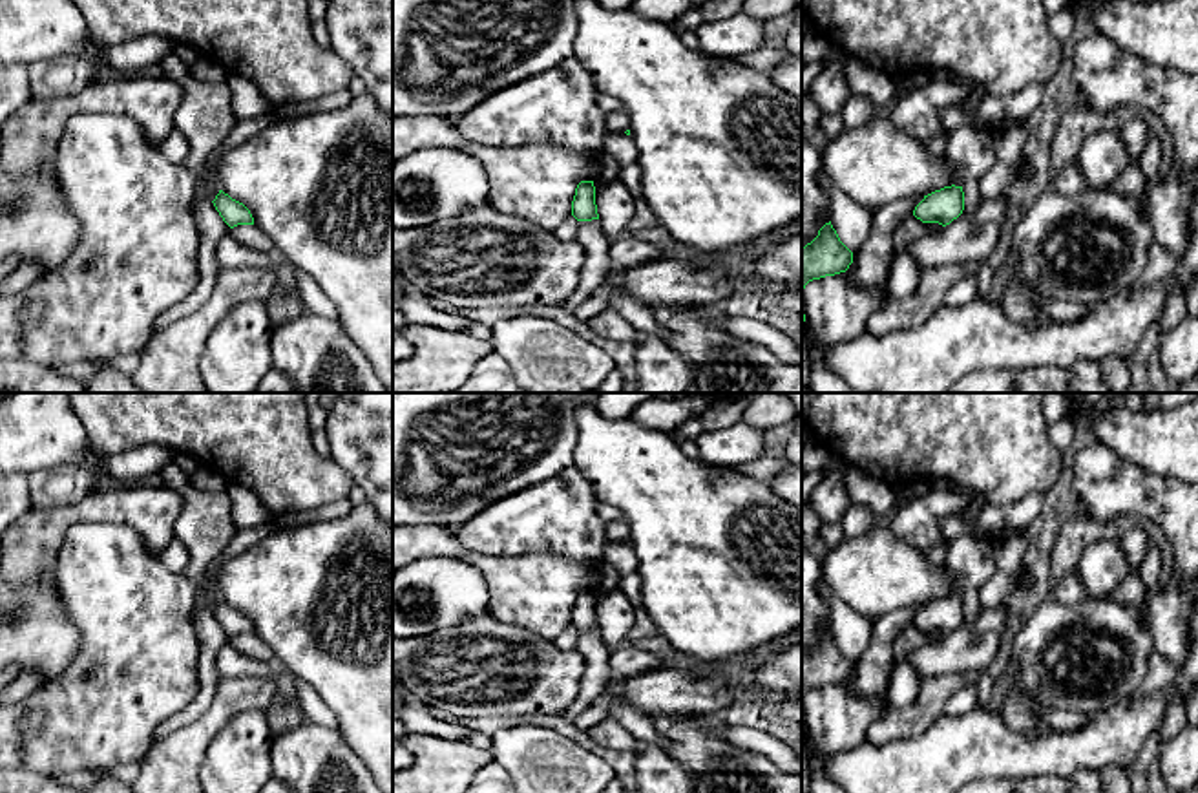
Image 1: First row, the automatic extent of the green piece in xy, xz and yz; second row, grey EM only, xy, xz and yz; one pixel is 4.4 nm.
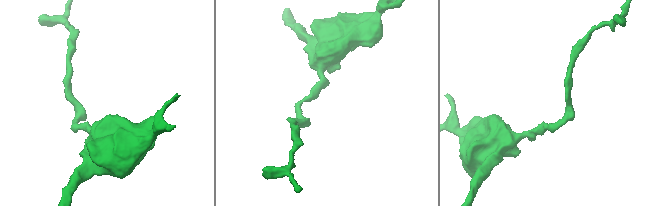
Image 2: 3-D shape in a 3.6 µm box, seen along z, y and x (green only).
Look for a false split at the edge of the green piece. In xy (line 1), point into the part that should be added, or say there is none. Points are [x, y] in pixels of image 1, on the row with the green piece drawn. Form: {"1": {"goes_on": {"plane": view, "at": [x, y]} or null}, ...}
{"1": {"goes_on": null}}

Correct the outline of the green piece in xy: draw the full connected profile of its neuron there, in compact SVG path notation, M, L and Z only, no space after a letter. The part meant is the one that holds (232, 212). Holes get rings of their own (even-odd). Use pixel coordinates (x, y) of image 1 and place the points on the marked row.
M219 190L212 203L230 228L237 225L254 225L250 210L243 203L232 199L223 190Z

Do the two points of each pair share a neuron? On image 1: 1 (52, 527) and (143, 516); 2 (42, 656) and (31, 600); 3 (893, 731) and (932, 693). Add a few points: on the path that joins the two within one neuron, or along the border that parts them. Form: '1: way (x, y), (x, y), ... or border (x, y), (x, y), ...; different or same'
1: way (73, 514), (84, 510), (121, 510); same
2: way (42, 642), (31, 631), (31, 614); same
3: way (903, 722), (923, 702); same

